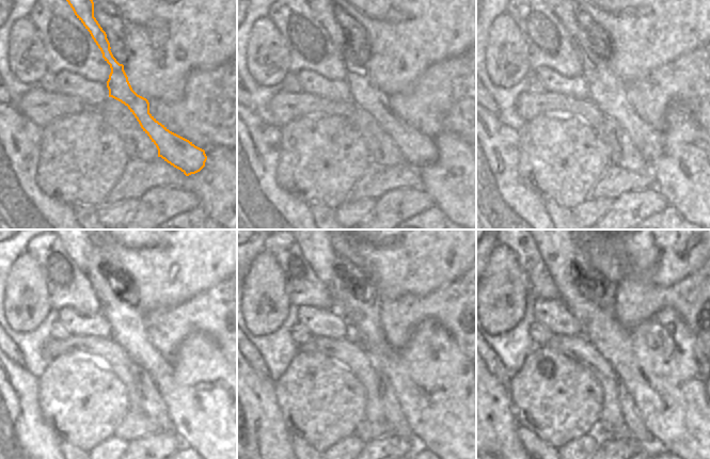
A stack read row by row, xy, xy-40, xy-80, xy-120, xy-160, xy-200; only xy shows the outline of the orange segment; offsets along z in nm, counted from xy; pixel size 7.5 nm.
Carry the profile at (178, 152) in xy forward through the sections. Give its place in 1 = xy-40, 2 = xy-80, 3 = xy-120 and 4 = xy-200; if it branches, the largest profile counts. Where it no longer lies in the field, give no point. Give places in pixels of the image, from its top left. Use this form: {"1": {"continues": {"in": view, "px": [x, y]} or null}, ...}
{"1": {"continues": {"in": "xy-40", "px": [417, 149]}}, "2": {"continues": {"in": "xy-80", "px": [606, 91]}}, "3": {"continues": {"in": "xy-120", "px": [126, 320]}}, "4": {"continues": {"in": "xy-200", "px": [588, 291]}}}

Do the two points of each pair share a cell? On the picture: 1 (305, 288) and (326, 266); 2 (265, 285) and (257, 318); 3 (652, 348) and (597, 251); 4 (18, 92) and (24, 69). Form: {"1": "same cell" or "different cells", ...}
{"1": "different cells", "2": "same cell", "3": "different cells", "4": "different cells"}

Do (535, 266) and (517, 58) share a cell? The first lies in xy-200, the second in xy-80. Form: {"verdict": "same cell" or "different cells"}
{"verdict": "different cells"}

